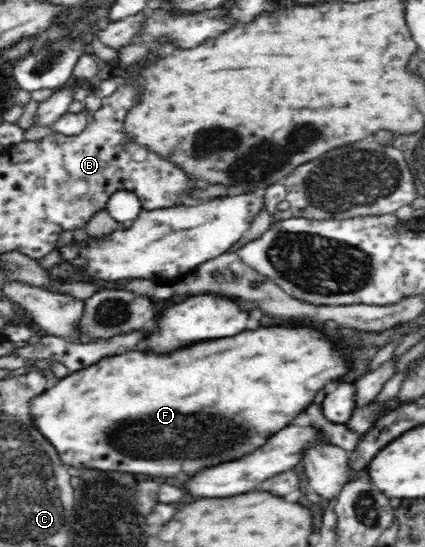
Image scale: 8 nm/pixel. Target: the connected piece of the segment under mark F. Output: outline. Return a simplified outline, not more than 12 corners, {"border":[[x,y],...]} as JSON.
{"border":[[285,323],[107,357],[31,401],[69,467],[191,475],[349,371]]}

